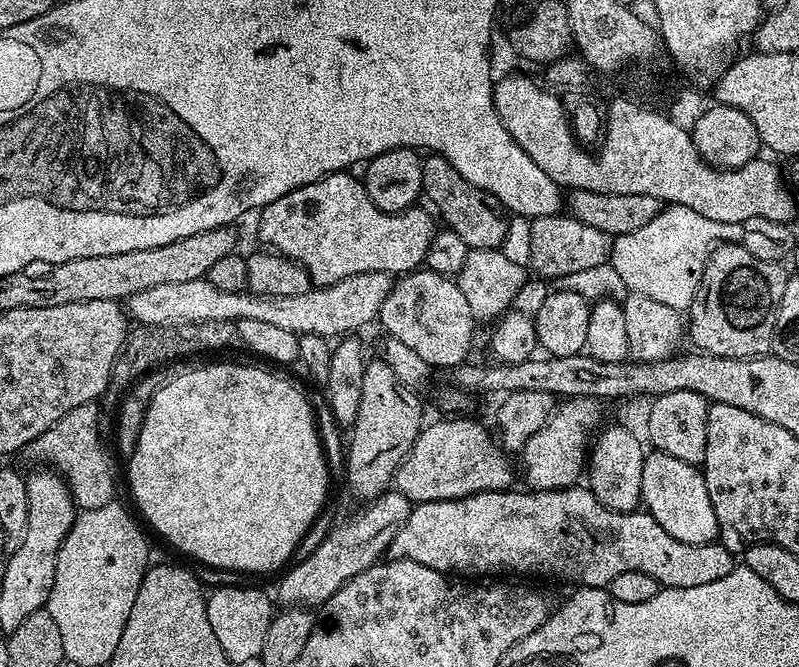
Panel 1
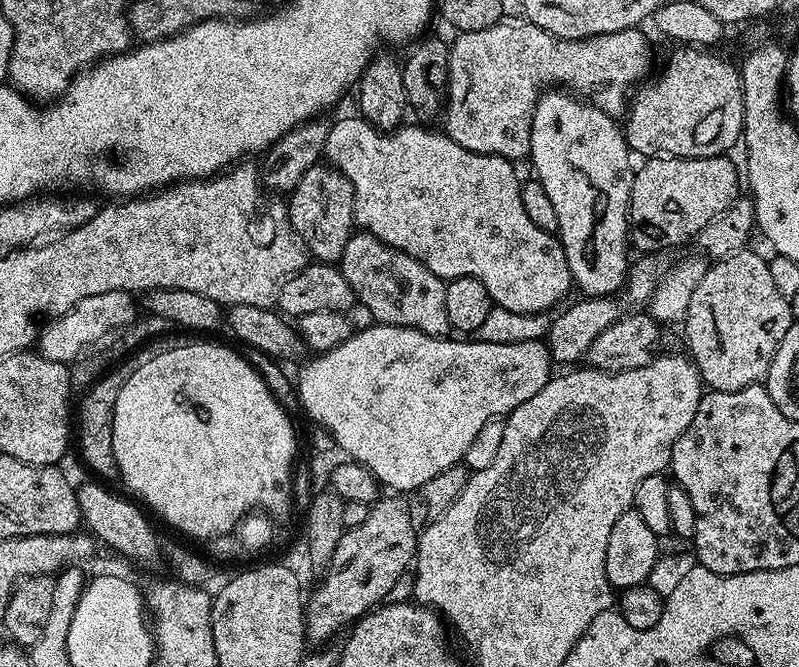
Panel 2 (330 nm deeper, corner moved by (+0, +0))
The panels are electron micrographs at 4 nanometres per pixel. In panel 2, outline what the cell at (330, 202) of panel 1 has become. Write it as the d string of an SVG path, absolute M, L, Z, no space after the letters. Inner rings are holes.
M359 114L344 116L336 125L333 123L329 127L323 159L332 167L337 168L348 179L354 190L354 214L356 215L354 224L357 229L374 234L374 238L378 238L394 250L402 250L406 254L410 254L410 258L422 262L422 266L426 266L426 270L430 270L445 282L467 276L478 278L478 282L482 282L482 286L486 286L495 307L516 311L520 315L547 313L568 291L573 291L570 266L566 262L564 247L560 244L559 239L551 232L538 230L538 226L534 226L534 222L530 222L526 210L522 210L522 194L520 193L522 180L521 177L516 177L517 165L513 161L507 160L505 156L483 156L477 152L466 150L462 146L458 146L458 142L454 142L443 131L431 132L428 129L431 127L428 126L420 126L424 128L408 127L401 126L394 132L379 132L374 125L366 122Z

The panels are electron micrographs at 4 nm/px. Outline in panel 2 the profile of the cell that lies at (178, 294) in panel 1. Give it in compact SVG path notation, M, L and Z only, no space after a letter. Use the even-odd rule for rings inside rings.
M131 292L90 294L86 298L82 298L82 302L78 302L70 310L66 310L66 314L49 320L41 328L38 337L40 355L50 358L50 362L71 365L72 360L78 358L78 354L82 350L86 350L86 346L90 346L94 342L98 342L98 338L110 334L110 330L118 330L137 319L138 311L136 312L136 304L132 300L135 299Z

